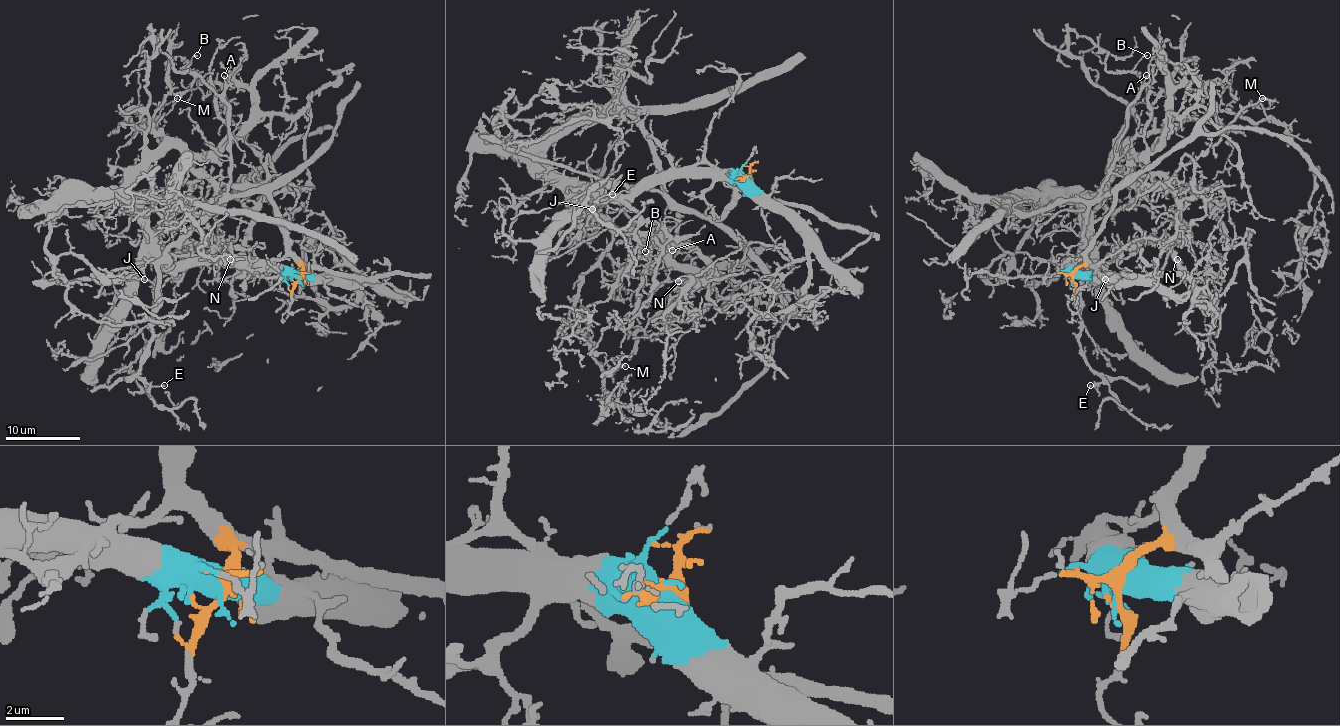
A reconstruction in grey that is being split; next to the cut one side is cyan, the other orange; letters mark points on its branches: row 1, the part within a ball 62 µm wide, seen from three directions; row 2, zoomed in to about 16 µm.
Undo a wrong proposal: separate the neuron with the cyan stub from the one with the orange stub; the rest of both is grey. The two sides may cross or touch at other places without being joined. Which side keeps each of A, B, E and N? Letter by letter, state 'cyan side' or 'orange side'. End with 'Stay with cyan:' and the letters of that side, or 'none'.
A: orange side
B: orange side
E: orange side
N: cyan side
Stay with cyan: N

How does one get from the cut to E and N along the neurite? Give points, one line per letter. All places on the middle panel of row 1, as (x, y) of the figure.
E: (748, 177), (750, 184), (718, 218), (677, 210), (655, 190), (606, 182), (586, 203), (612, 194)
N: (748, 177), (804, 238), (806, 255), (763, 275), (724, 309), (716, 305), (705, 285), (687, 275), (677, 281)

